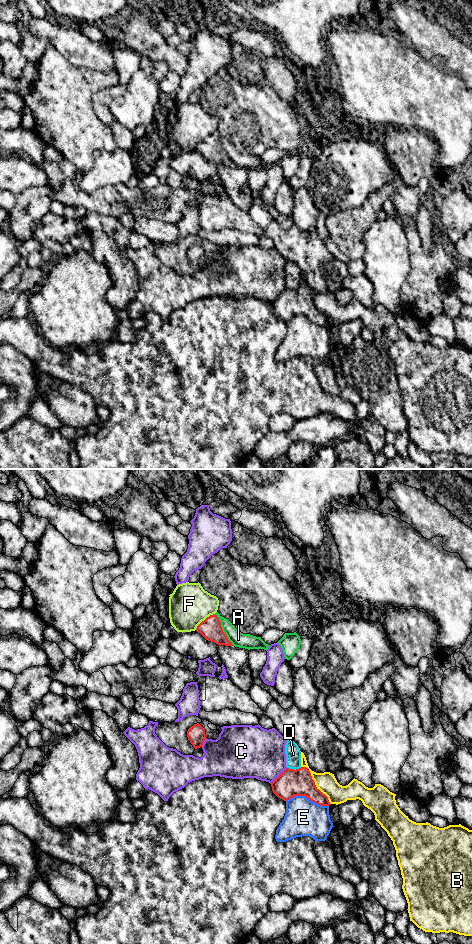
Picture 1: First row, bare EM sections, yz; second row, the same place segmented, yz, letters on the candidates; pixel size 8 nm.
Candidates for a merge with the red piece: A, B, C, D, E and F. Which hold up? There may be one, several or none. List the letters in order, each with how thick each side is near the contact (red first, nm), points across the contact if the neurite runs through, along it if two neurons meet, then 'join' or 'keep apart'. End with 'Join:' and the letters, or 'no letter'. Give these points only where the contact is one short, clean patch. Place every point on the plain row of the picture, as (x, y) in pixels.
A: 170/120 nm | keep apart
B: 220/160 nm | keep apart
C: 220/400 nm | keep apart
D: 220/130 nm | keep apart
E: 220/300 nm | keep apart
F: 170/340 nm | keep apart
Join: no letter

